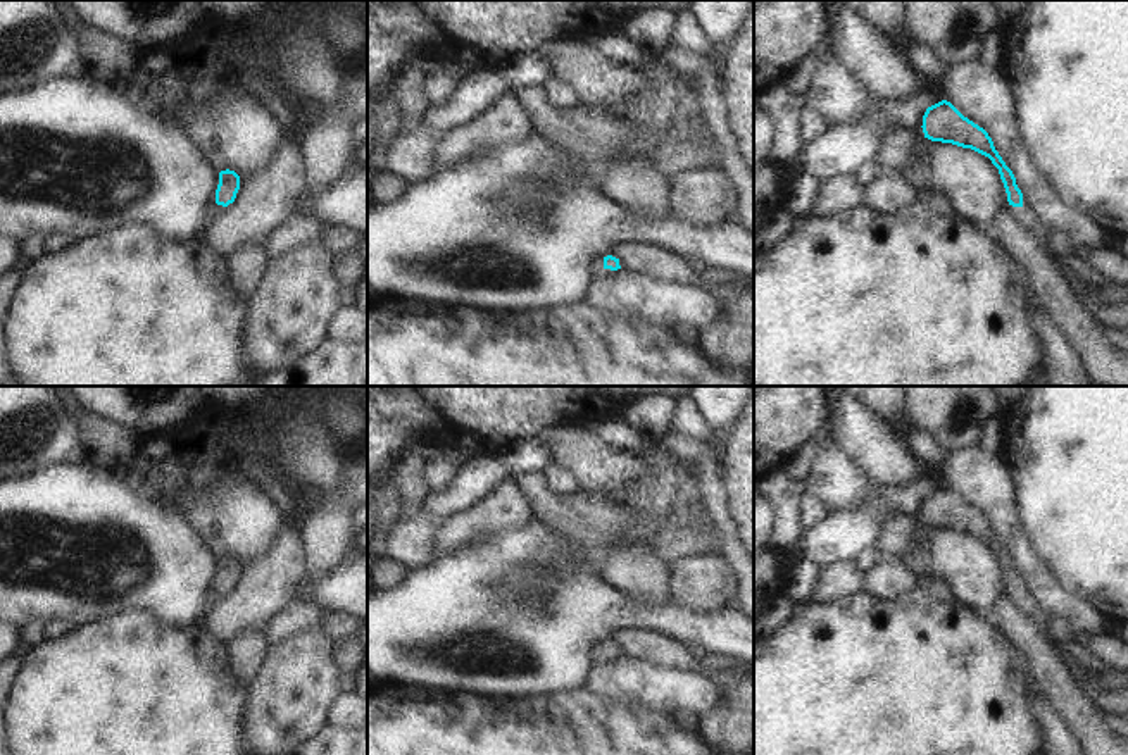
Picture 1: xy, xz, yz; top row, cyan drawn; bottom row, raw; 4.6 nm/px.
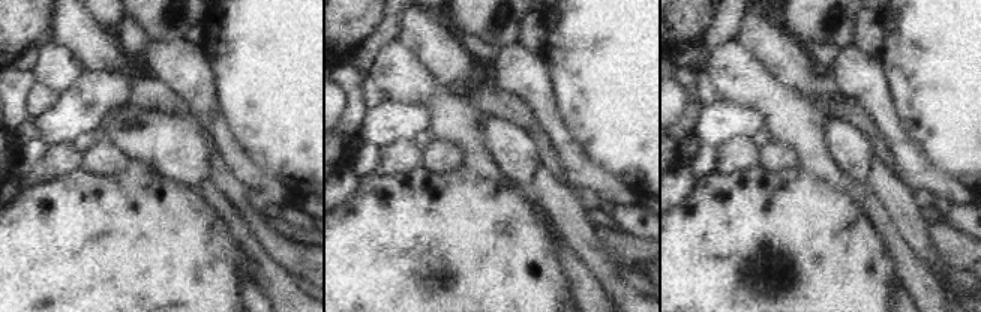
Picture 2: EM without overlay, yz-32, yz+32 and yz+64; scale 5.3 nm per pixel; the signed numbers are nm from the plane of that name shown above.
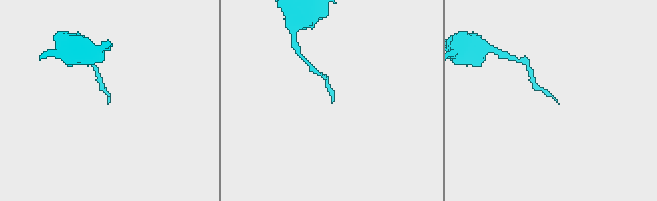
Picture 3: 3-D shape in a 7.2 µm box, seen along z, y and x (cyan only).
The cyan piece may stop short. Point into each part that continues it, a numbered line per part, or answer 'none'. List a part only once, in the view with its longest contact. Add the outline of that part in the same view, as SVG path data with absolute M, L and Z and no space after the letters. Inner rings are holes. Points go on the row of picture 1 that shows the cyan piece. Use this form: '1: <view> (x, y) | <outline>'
1: yz (1027, 218) | M1007 207L1014 217L1026 228L1030 228L1033 233L1040 234L1043 240L1049 236L1049 228L1038 219L1037 214L1026 210L1025 207Z

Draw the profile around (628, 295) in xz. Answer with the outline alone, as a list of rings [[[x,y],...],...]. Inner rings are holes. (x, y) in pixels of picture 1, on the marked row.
[[[598,269],[585,305],[616,319],[673,329],[680,324],[704,328],[721,319],[719,305],[700,286],[678,286],[631,269]]]

